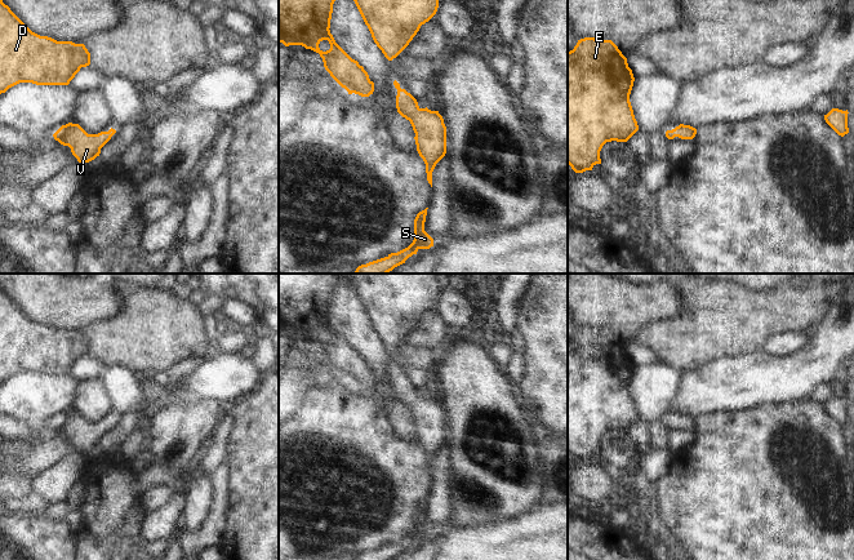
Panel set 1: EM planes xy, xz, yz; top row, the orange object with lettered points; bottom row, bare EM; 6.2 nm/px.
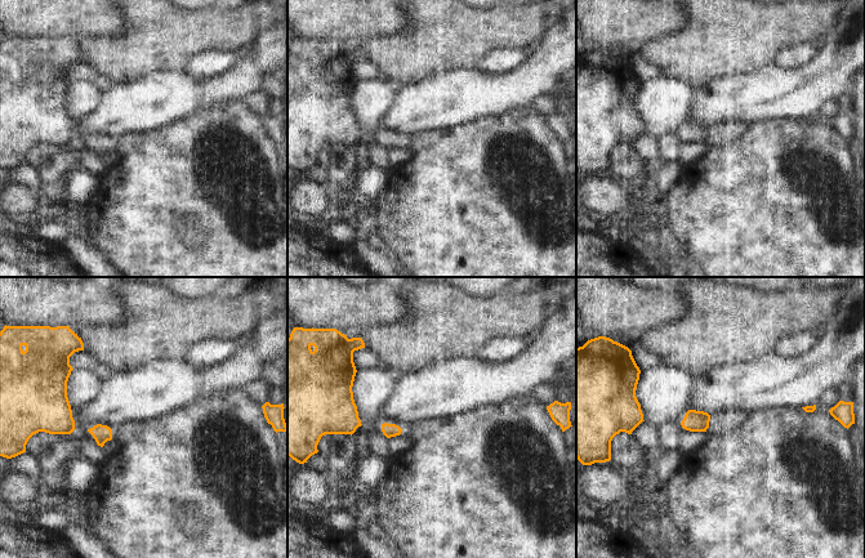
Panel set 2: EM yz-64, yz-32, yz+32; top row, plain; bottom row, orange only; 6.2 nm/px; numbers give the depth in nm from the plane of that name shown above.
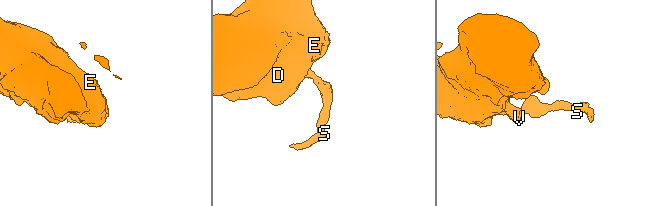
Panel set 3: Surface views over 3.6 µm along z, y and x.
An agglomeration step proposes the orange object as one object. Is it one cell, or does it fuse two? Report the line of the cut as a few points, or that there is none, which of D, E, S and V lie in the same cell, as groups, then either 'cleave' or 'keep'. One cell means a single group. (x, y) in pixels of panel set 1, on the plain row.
cut none; groups D E S V; keep

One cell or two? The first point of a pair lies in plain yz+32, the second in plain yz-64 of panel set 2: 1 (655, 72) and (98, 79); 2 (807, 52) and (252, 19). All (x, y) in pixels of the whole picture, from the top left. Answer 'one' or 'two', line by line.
1: one
2: two

